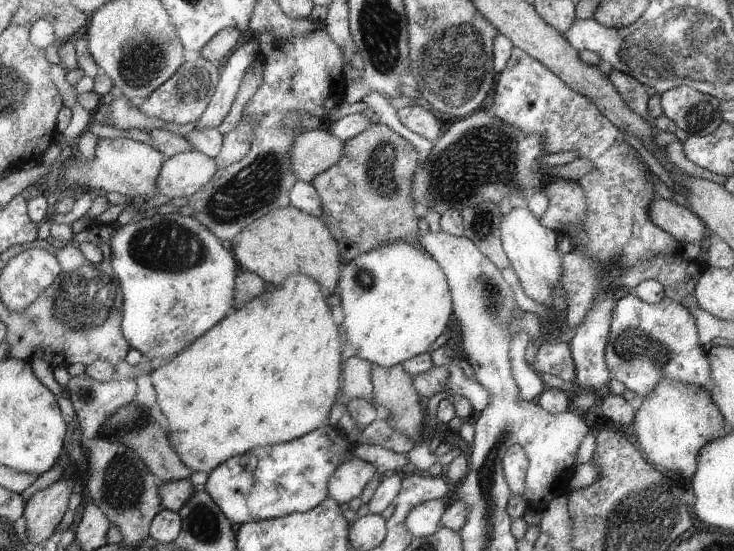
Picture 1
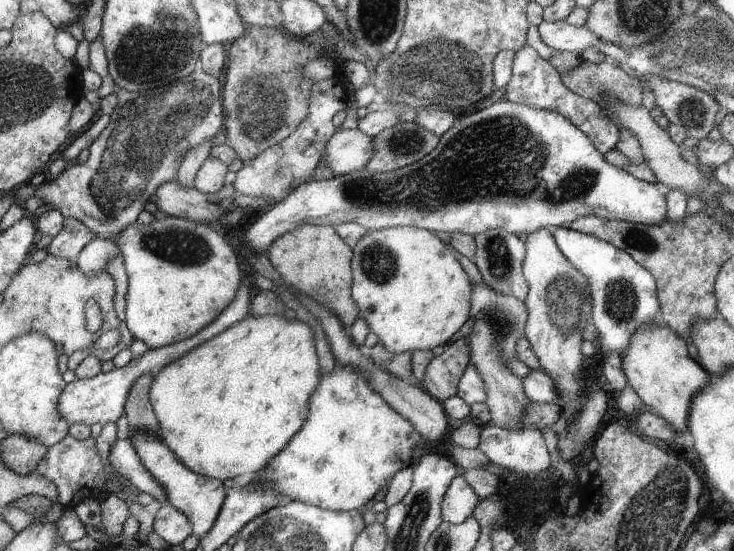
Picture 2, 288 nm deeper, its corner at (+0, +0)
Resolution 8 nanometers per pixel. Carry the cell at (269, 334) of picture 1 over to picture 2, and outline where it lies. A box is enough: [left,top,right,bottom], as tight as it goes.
[149,314,321,484]

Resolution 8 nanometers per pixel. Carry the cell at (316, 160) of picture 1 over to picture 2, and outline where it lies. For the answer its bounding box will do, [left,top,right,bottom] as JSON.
[325,130,373,176]

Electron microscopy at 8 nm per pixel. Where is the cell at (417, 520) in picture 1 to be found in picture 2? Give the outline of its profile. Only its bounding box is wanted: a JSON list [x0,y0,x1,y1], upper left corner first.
[441,474,479,524]

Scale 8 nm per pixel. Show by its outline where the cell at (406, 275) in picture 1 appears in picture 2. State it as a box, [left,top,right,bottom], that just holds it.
[351,228,473,354]

